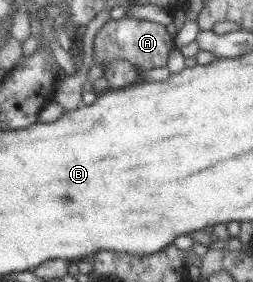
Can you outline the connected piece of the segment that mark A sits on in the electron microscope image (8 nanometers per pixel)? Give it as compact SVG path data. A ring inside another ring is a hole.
M128 16L117 20L107 20L95 34L92 43L92 63L93 65L102 65L108 67L111 61L122 61L123 59L130 62L133 66L138 66L140 70L152 69L155 67L163 67L167 65L167 57L170 49L174 47L173 45L174 36L168 34L163 25L147 21L140 20Z

